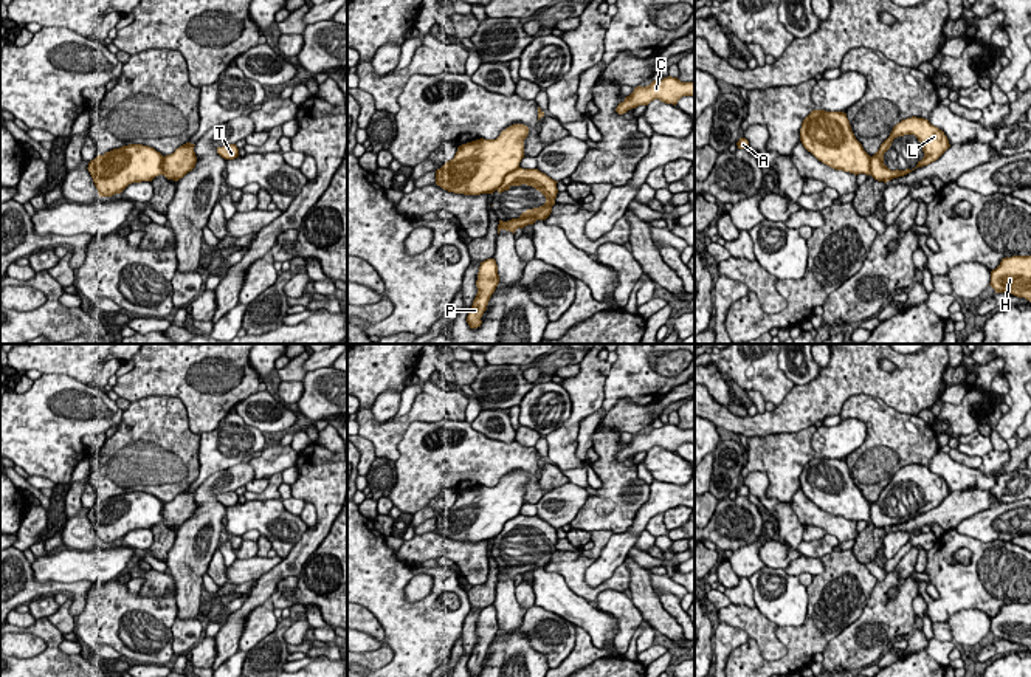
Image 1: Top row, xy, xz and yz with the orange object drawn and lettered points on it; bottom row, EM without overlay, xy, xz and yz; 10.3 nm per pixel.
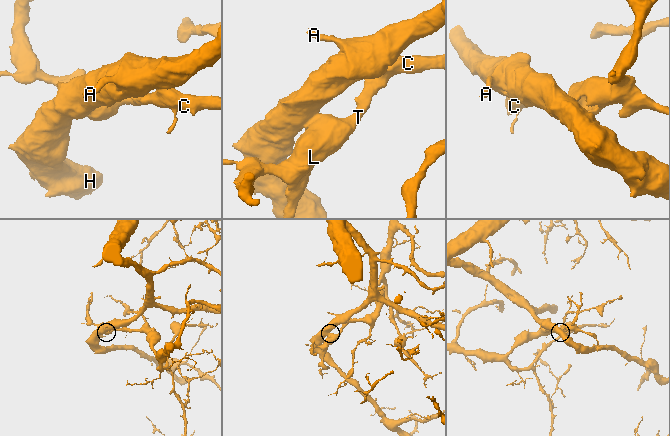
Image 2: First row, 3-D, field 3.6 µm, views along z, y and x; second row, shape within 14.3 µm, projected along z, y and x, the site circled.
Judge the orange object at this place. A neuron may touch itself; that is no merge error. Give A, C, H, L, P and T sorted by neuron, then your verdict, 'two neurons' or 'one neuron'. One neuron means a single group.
groups A H / C L P T; two neurons

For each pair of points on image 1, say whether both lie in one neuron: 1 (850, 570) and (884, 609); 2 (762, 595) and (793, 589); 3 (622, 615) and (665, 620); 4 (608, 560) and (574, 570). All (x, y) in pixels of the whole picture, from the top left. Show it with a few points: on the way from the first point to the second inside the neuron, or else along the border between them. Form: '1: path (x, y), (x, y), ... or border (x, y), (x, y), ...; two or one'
1: border (872, 594), (864, 611), (850, 625); two
2: path (769, 601), (780, 601), (785, 597); one
3: border (630, 598), (644, 620); two
4: border (611, 536), (585, 573), (585, 581), (591, 587); two

